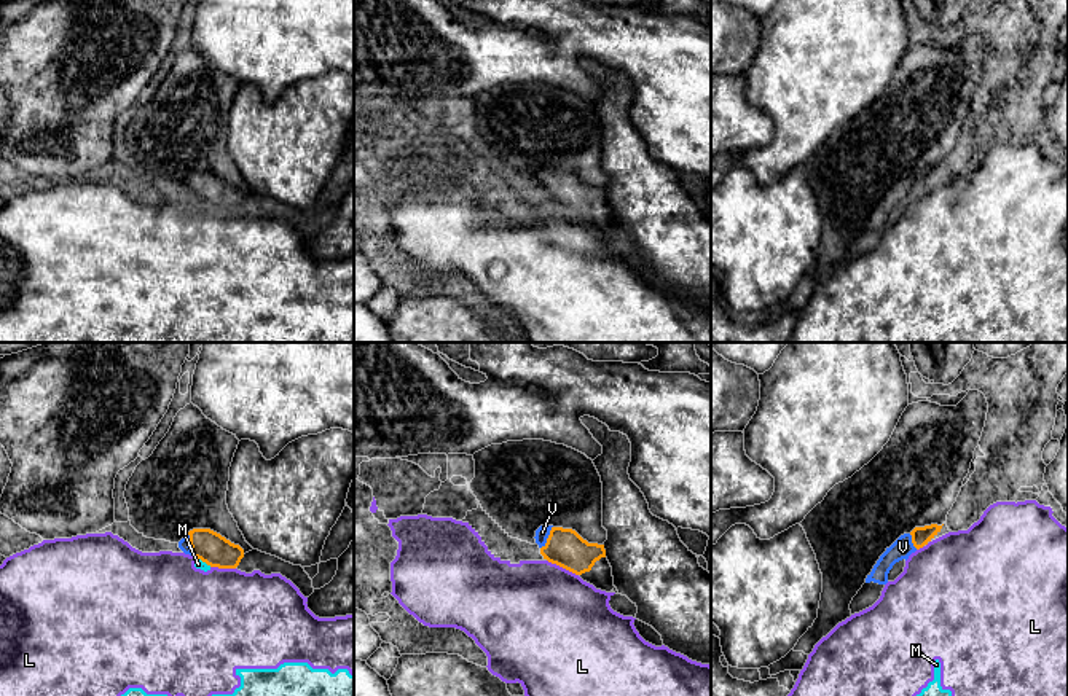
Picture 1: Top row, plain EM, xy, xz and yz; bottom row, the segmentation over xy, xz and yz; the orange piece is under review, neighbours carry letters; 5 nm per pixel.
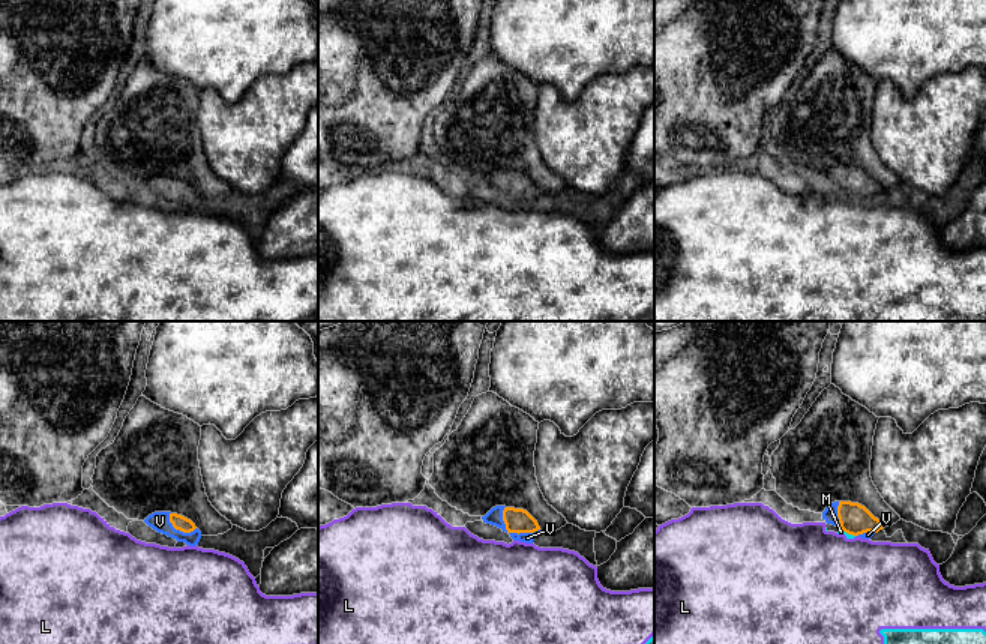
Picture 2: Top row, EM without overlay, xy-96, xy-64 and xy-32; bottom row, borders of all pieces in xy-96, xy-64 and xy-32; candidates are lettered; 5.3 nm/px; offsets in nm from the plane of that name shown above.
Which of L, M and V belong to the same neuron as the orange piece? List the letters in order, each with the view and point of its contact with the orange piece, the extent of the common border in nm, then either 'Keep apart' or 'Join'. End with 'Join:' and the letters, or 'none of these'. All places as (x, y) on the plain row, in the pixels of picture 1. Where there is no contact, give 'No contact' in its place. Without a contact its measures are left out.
L: Touches orange at xz (563, 211). Shared border 180 nm. Keep apart
M: Touches orange at xy (204, 204). Shared border 90 nm. Keep apart
V: Touches orange at xz (549, 180). Shared border 130 nm. Join
Join: V

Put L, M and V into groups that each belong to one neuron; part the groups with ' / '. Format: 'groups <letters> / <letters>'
groups L M / V

